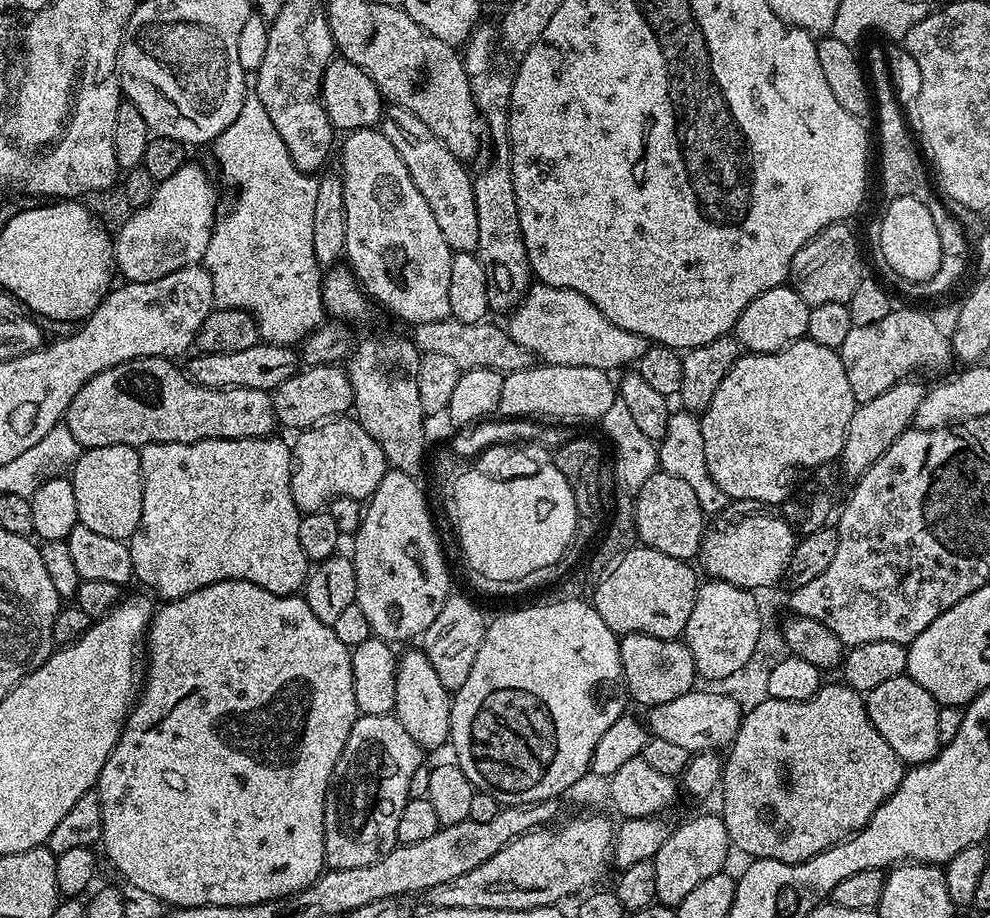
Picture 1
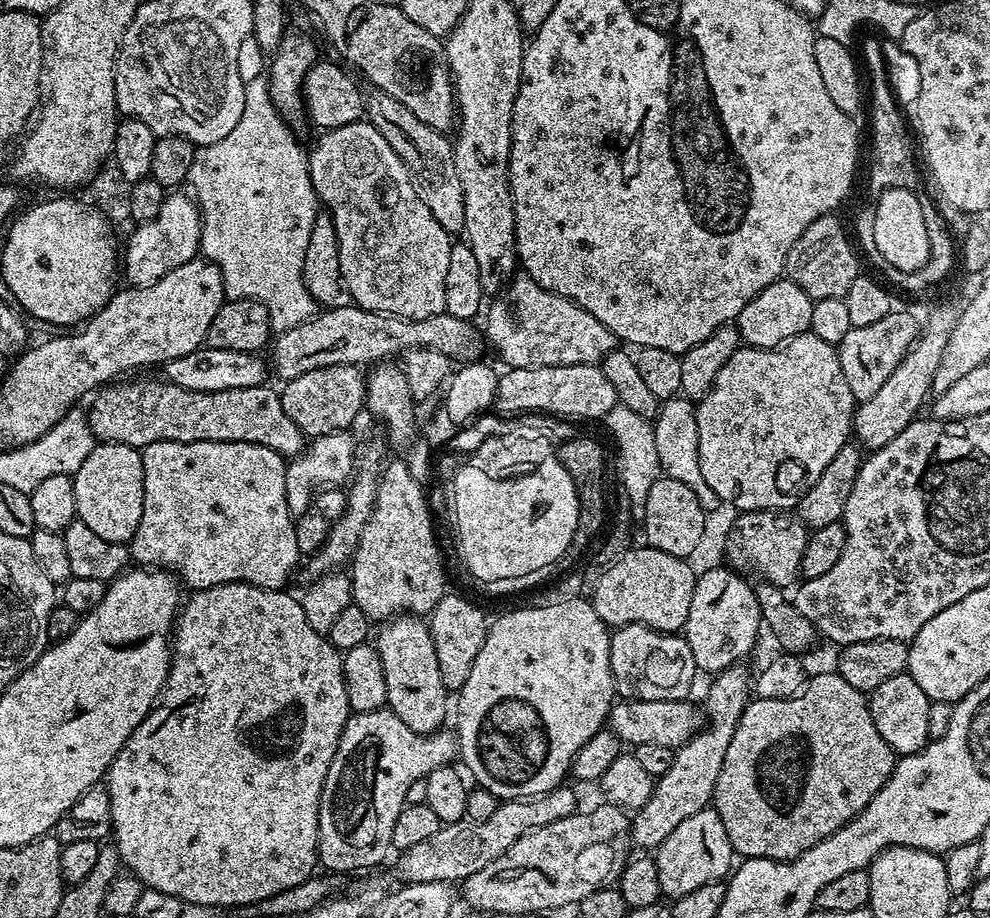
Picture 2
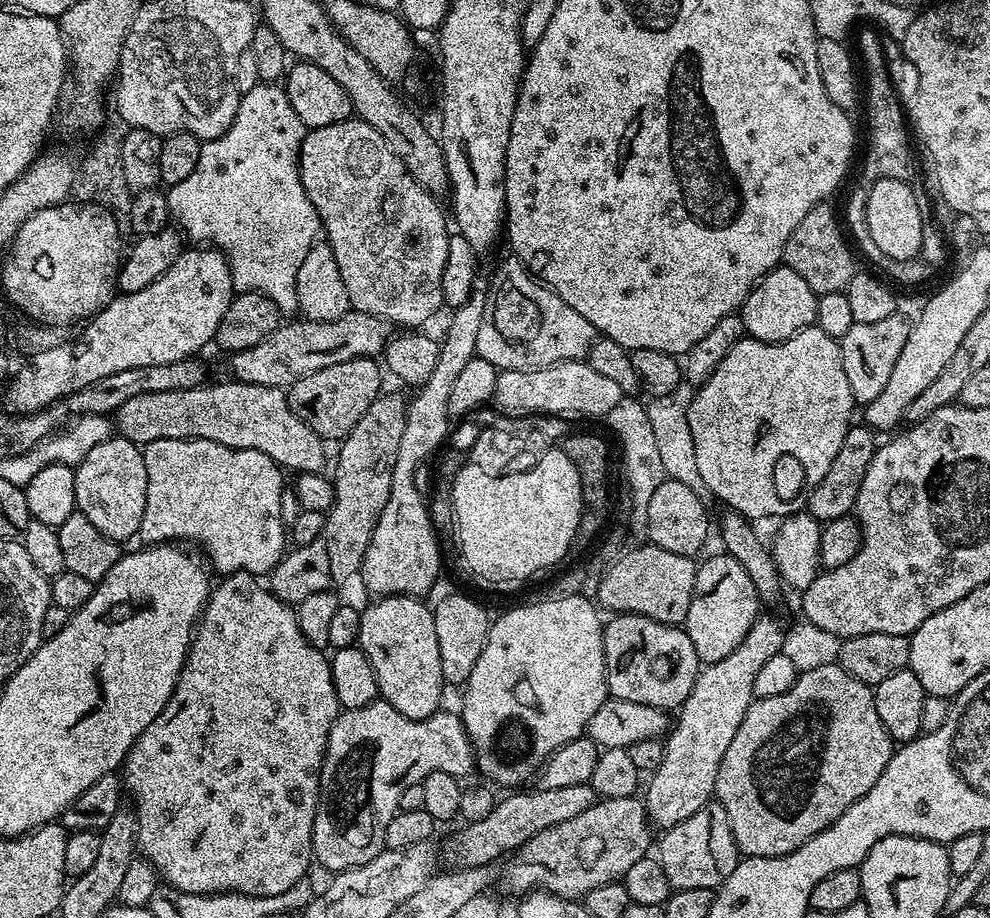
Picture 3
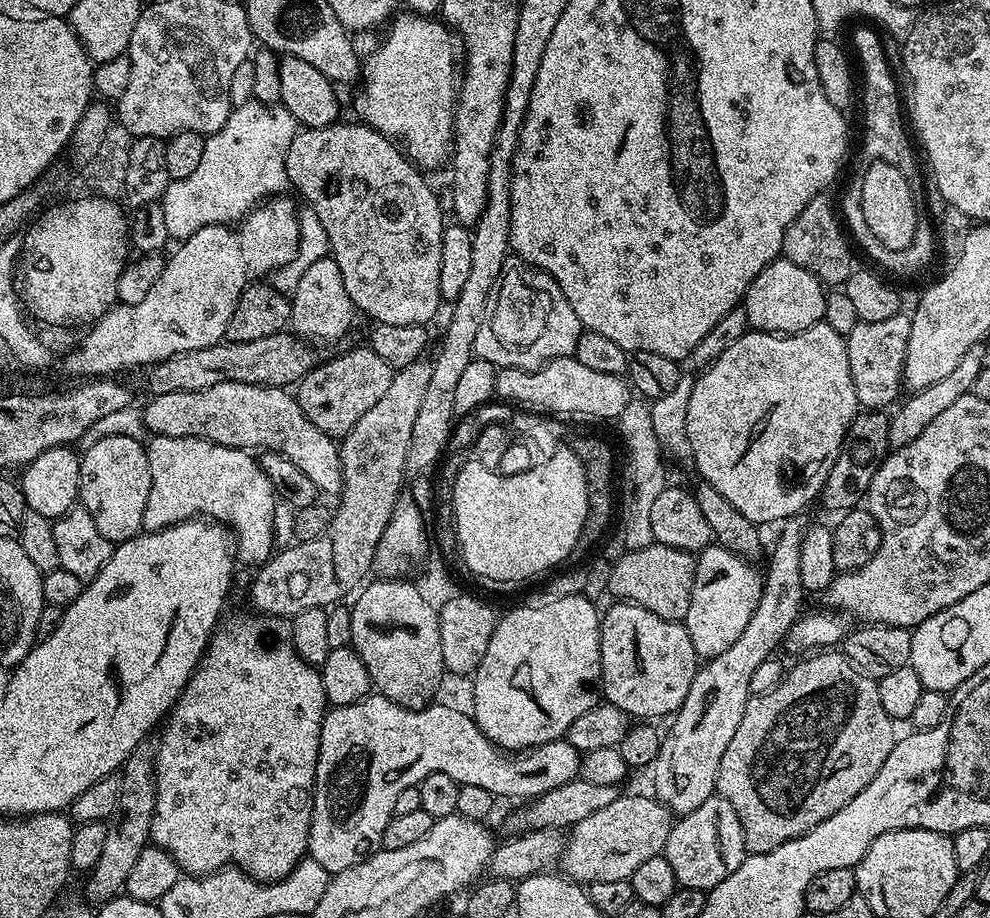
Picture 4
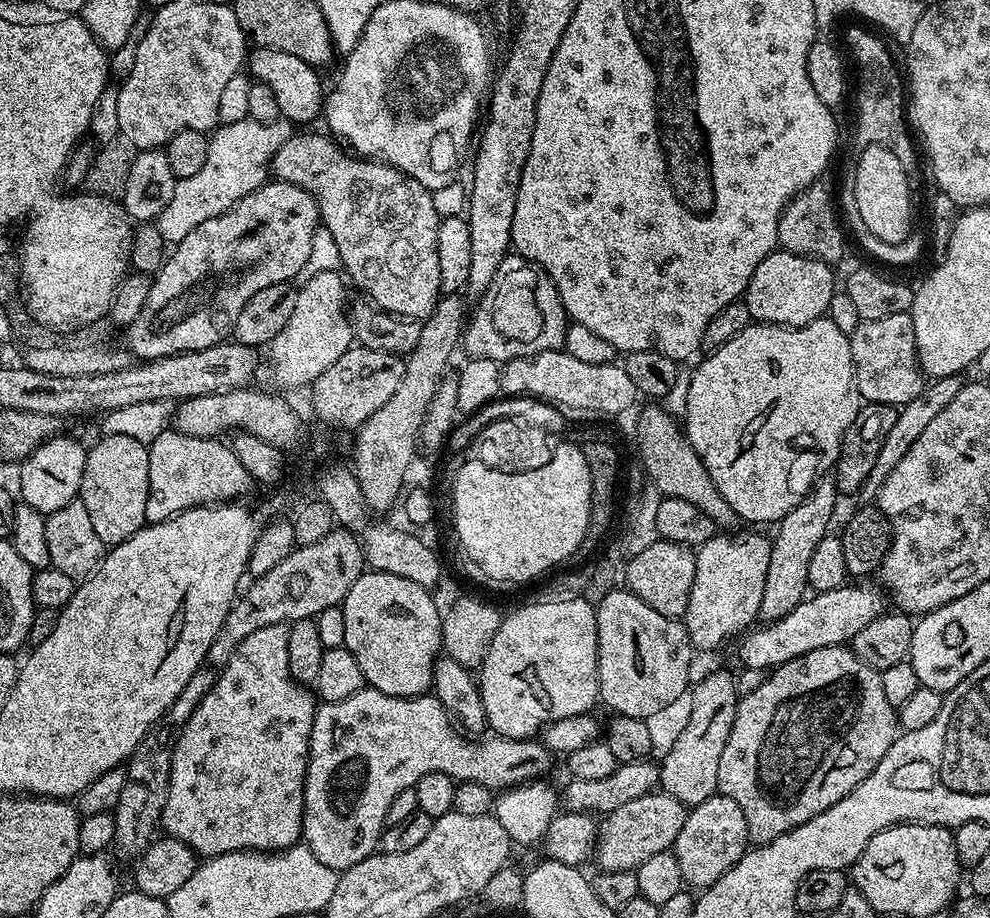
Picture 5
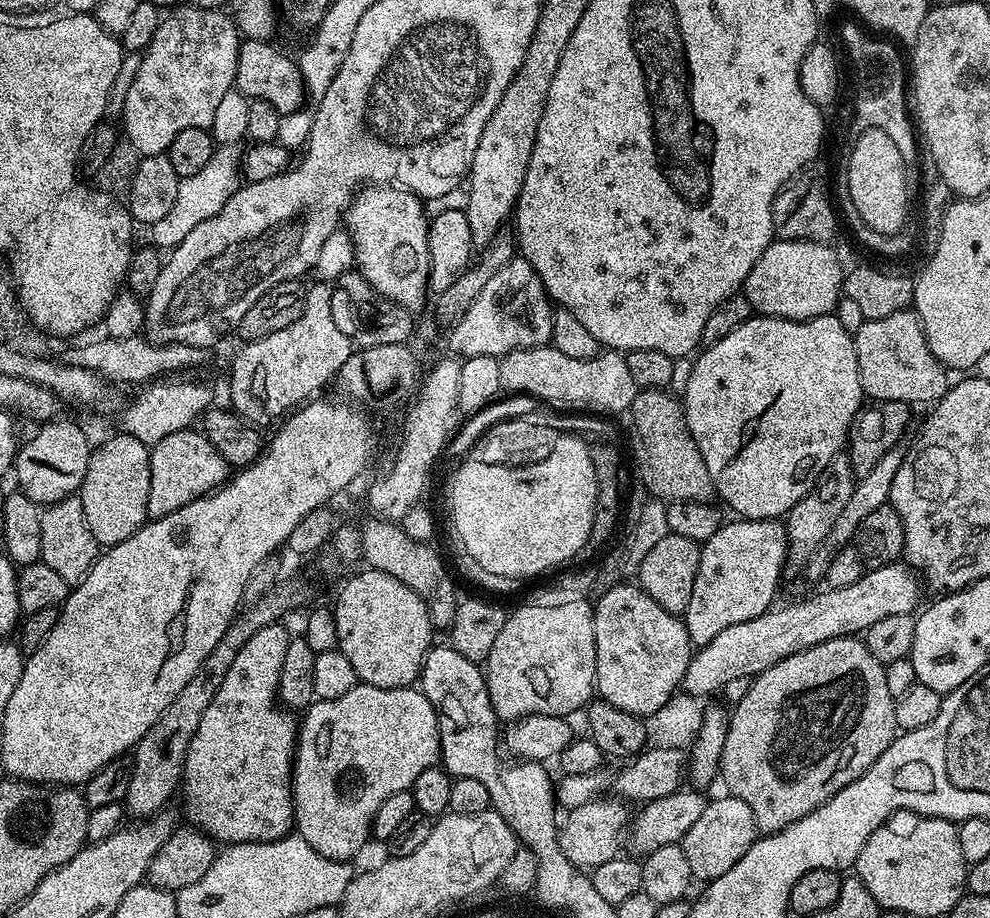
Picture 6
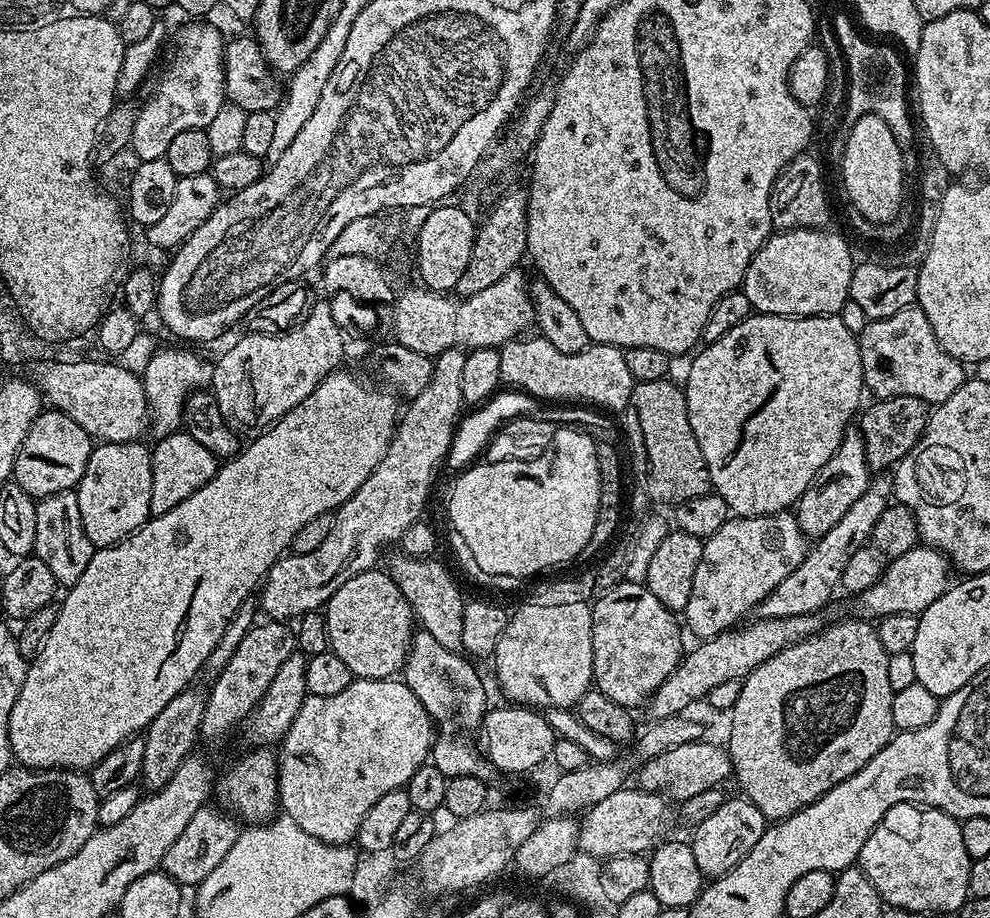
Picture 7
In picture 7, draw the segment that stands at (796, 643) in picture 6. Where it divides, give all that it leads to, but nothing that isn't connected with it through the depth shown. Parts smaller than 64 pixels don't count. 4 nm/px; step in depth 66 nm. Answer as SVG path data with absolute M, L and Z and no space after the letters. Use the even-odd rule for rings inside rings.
M917 546L906 550L906 554L891 557L884 572L870 586L870 590L859 593L860 608L865 617L881 618L888 615L906 614L919 617L950 586L948 580L950 560L938 548ZM815 614L813 616L774 618L773 620L757 619L756 624L750 625L749 628L741 627L739 630L729 630L721 636L714 637L713 640L697 643L697 648L693 652L691 649L681 659L674 674L670 674L670 678L666 678L666 682L662 682L662 686L658 686L658 690L646 705L646 711L649 712L653 721L681 715L683 708L689 706L690 702L698 702L708 697L710 690L714 690L714 686L720 685L721 682L743 681L744 677L749 676L758 666L762 666L762 662L766 662L766 658L774 658L774 654L778 654L778 650L819 632L822 627L820 618Z

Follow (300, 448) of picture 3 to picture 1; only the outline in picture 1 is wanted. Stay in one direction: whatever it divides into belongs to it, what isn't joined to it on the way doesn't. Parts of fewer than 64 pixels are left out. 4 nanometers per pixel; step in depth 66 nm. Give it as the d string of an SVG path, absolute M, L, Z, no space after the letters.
M143 356L137 360L127 360L118 366L110 366L94 378L90 378L74 394L66 413L66 426L74 438L78 438L81 449L97 448L98 446L118 446L128 444L132 448L139 449L146 444L193 444L199 440L241 440L247 436L270 436L277 431L278 421L272 409L272 397L263 390L250 390L249 388L207 388L201 384L195 384L189 378L187 371L183 367L176 365L175 359L166 356Z

